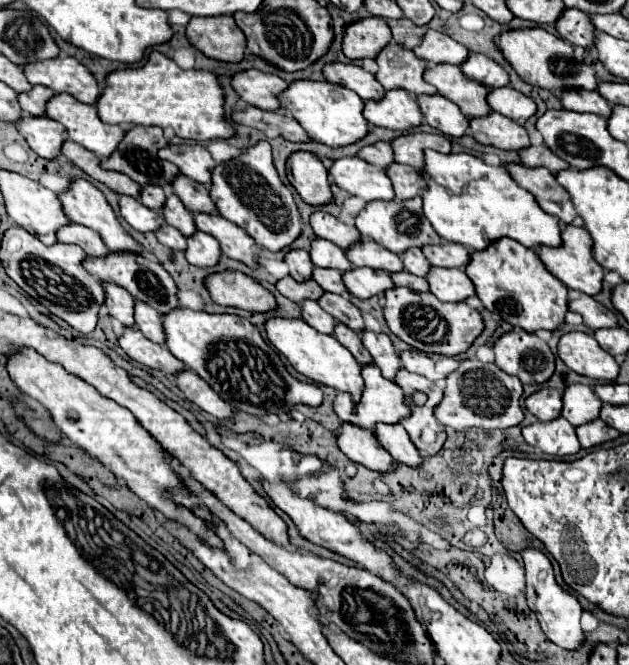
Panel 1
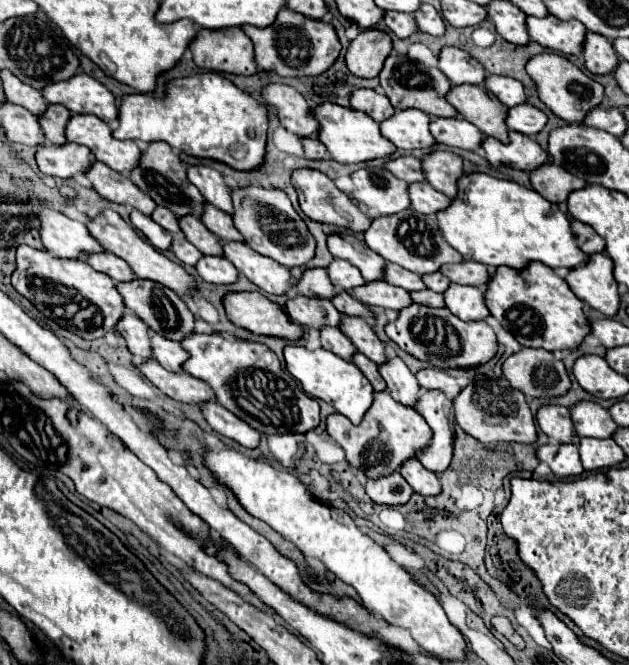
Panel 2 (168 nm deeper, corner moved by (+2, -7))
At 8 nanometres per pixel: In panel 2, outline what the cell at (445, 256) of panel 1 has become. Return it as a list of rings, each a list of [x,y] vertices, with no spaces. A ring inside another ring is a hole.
[[[462,260],[460,264],[444,264],[440,266],[440,272],[448,276],[456,284],[468,284],[468,286],[486,286],[490,278],[490,270],[484,264],[476,264],[472,260]]]

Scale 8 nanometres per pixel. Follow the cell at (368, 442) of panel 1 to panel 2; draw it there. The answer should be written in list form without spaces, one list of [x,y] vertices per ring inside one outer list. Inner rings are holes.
[[[392,472],[388,476],[380,476],[380,478],[368,478],[364,482],[366,494],[378,502],[378,504],[406,504],[412,496],[412,488],[408,486],[408,482],[400,476],[400,472]]]

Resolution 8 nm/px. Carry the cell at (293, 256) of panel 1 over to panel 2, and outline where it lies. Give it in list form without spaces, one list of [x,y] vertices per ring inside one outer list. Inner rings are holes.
[[[324,268],[304,270],[302,278],[296,282],[296,290],[302,296],[316,296],[316,298],[332,298],[332,292],[336,292]]]

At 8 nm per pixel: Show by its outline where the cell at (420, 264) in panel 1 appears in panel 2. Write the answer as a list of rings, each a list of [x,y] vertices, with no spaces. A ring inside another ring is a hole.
[[[432,272],[432,274],[422,274],[422,282],[426,284],[426,288],[434,290],[434,292],[444,292],[444,288],[448,288],[450,280],[440,274],[440,272]]]

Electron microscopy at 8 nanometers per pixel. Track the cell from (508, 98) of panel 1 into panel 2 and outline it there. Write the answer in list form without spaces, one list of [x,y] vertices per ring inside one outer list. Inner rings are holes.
[[[520,104],[514,108],[508,108],[508,118],[506,118],[506,126],[510,130],[534,136],[538,134],[544,124],[546,124],[546,114],[538,108],[534,108],[532,104]]]

